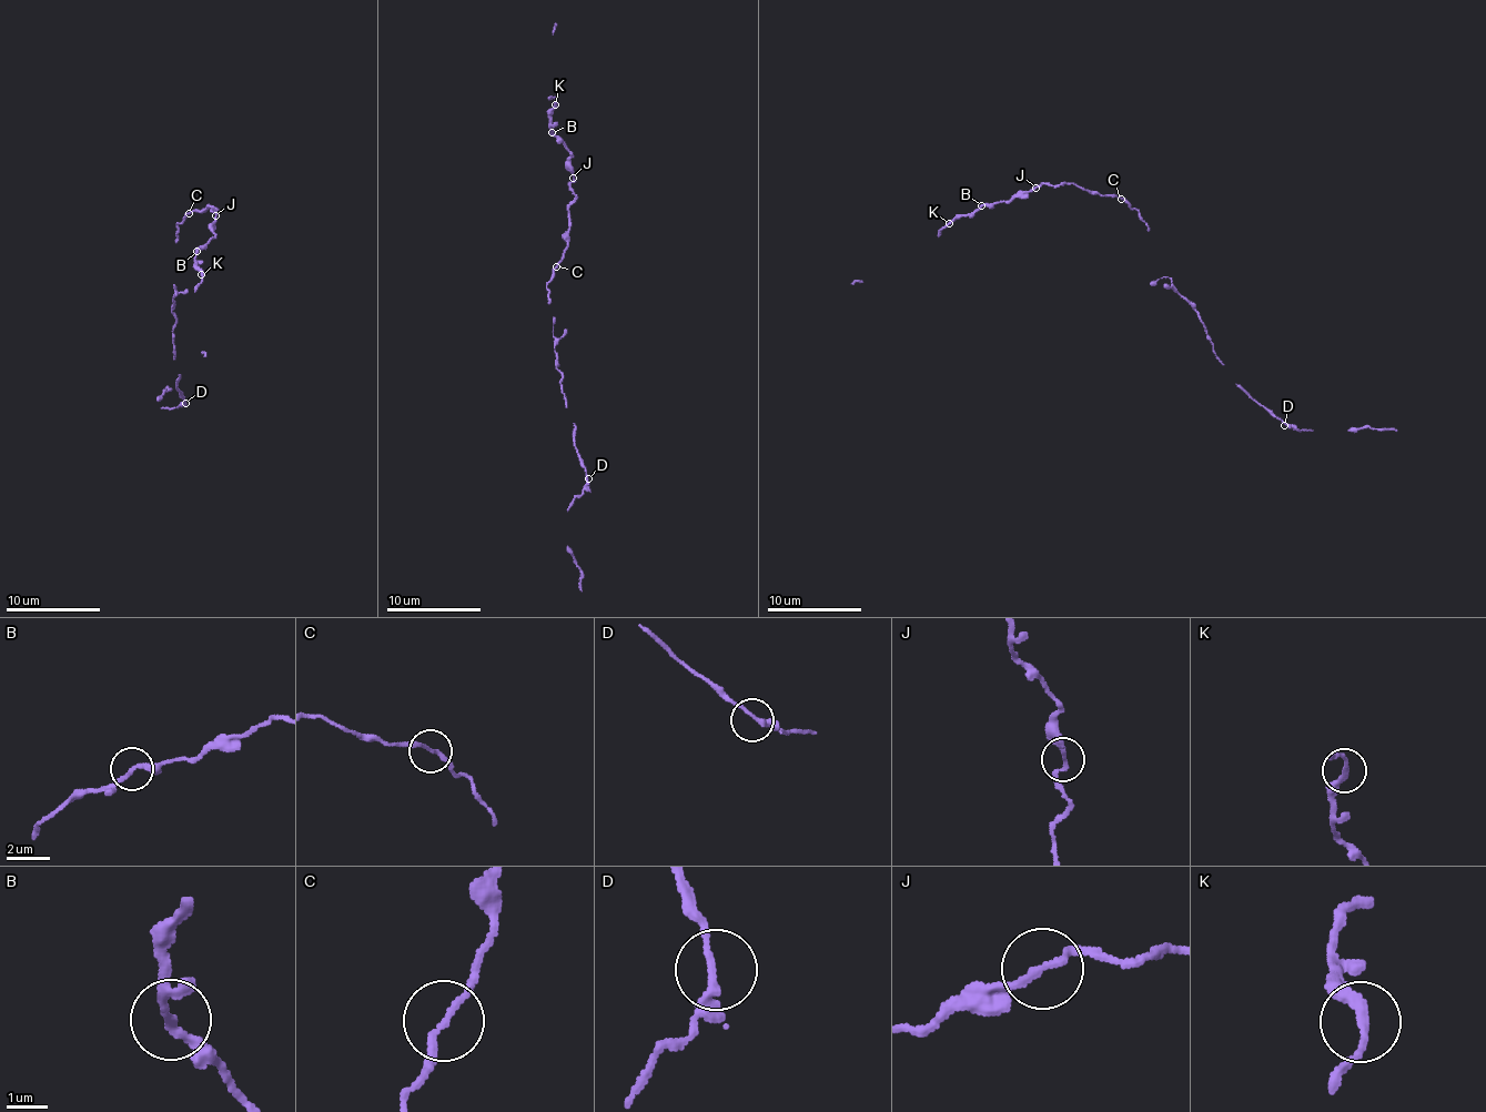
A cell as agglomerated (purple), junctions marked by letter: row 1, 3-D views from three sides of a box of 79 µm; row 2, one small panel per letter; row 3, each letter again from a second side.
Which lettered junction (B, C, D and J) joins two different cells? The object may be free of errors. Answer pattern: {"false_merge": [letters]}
{"false_merge": []}

